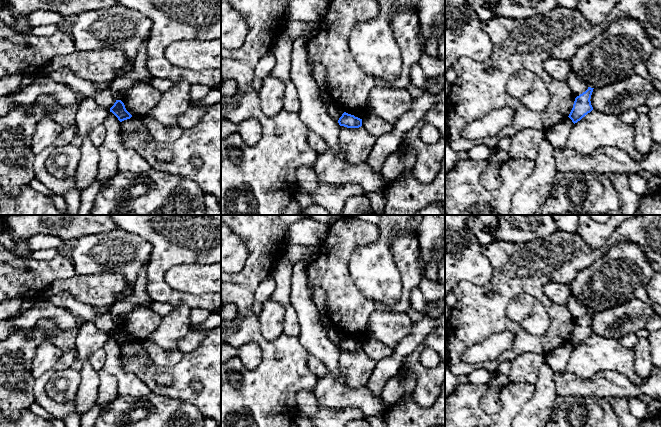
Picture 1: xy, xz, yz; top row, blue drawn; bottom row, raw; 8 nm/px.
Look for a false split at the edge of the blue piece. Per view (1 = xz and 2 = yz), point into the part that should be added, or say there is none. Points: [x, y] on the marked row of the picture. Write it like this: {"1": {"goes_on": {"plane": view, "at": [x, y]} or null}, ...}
{"1": {"goes_on": null}, "2": {"goes_on": null}}

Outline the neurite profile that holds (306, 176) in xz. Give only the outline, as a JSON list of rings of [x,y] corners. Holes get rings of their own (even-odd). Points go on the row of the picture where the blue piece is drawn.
[[[299,167],[296,170],[296,176],[303,191],[311,193],[317,188],[317,180],[313,167]]]

